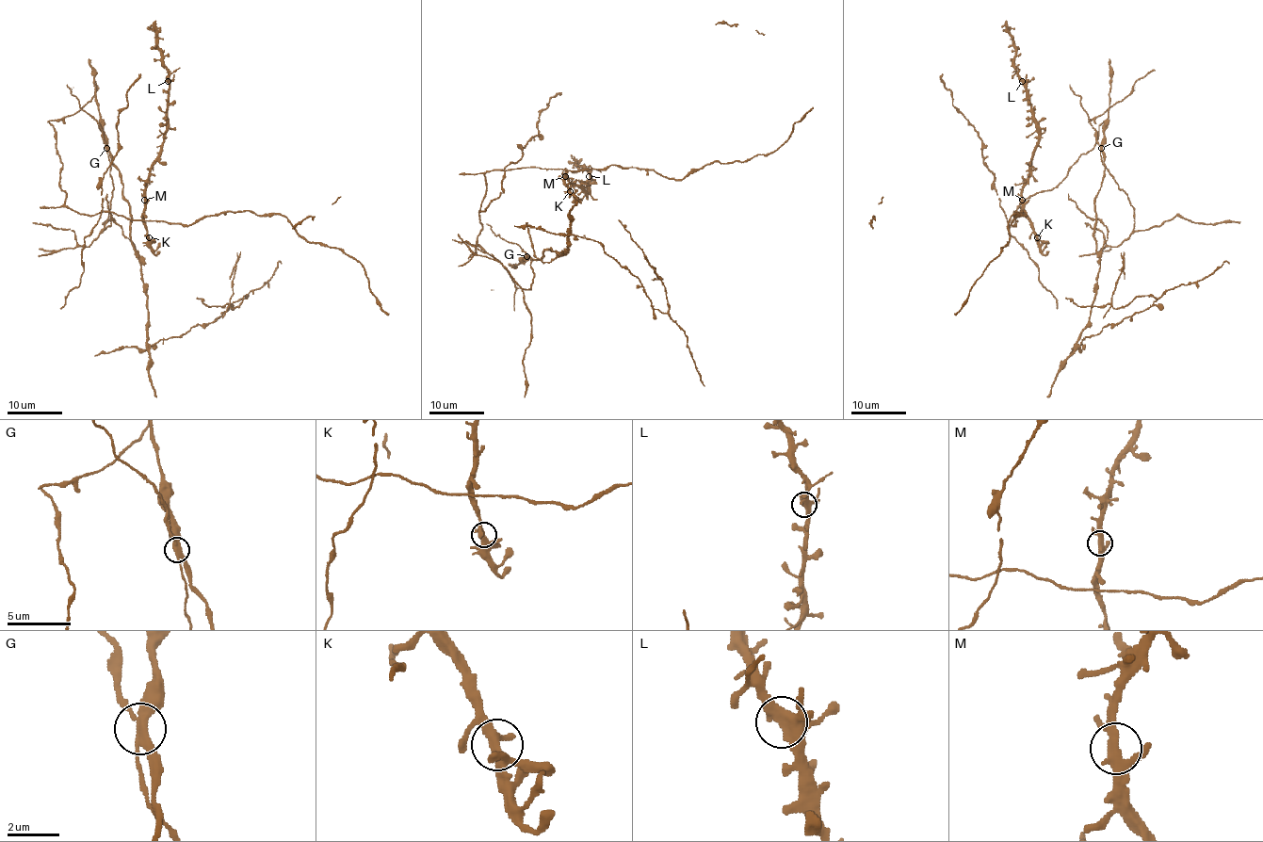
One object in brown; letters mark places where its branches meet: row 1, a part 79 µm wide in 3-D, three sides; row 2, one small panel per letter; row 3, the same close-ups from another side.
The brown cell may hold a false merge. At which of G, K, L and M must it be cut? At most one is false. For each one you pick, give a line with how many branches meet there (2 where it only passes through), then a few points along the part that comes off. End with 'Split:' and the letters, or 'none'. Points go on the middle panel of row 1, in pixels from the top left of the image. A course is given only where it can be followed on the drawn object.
G: 4 branches meet
Split: G

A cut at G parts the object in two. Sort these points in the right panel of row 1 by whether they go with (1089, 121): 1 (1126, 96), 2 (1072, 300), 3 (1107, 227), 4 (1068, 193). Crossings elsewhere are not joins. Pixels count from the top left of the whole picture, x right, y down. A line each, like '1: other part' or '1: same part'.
1: same part
2: other part
3: other part
4: other part

